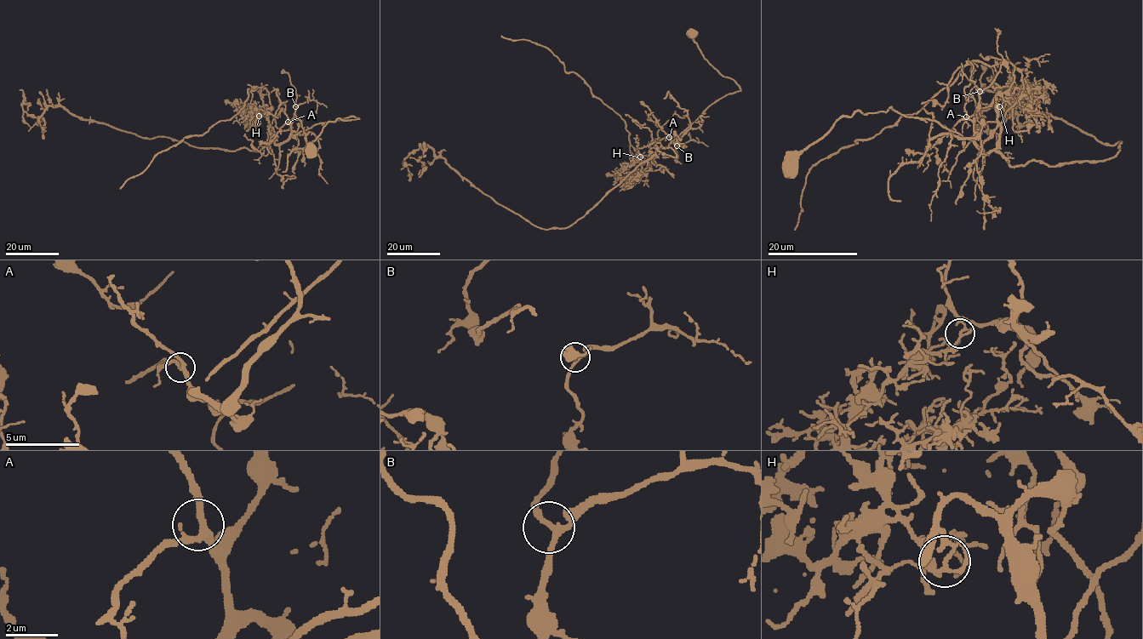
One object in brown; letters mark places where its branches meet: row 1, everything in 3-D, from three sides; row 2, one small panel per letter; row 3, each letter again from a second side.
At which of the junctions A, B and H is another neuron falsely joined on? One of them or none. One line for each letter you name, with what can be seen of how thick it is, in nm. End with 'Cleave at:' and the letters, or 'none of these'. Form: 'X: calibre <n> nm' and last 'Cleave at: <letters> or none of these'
H: calibre 110 nm
Cleave at: H

